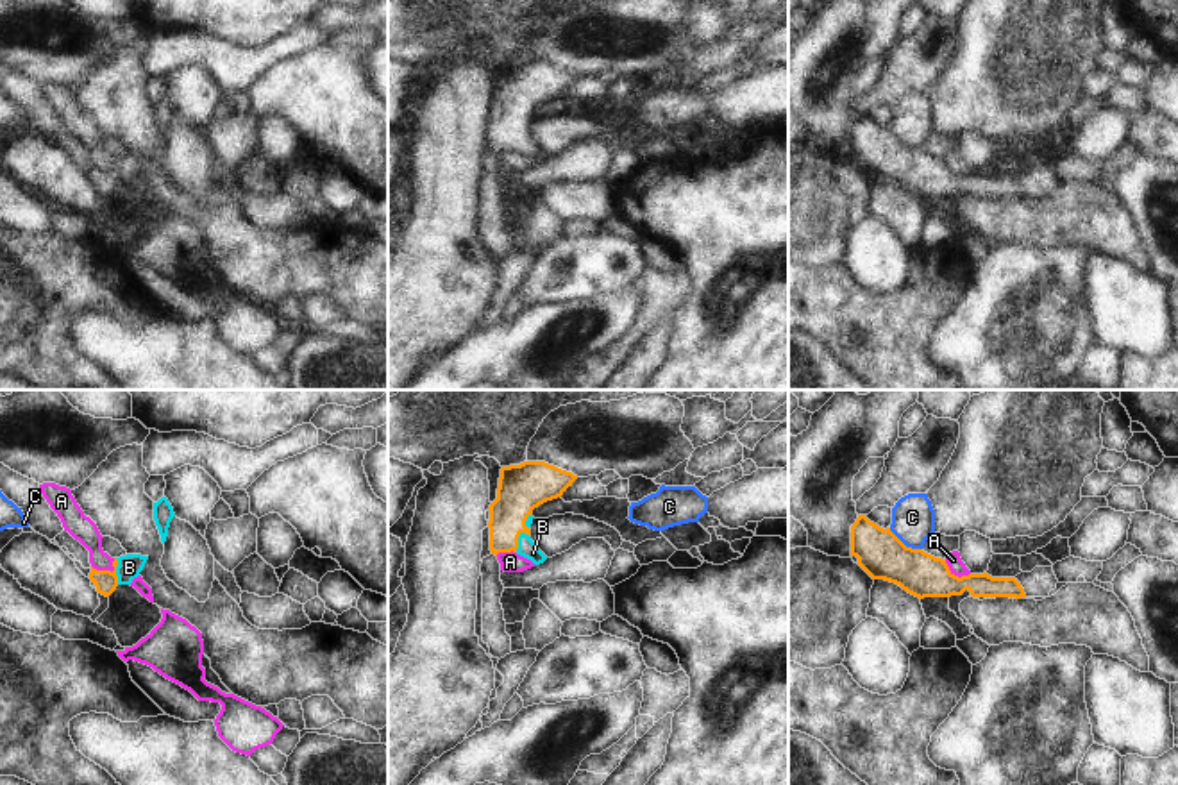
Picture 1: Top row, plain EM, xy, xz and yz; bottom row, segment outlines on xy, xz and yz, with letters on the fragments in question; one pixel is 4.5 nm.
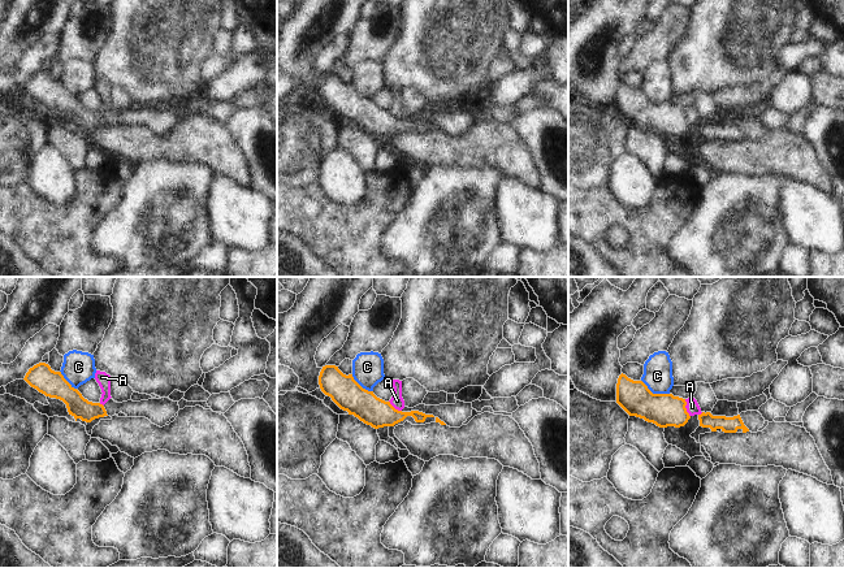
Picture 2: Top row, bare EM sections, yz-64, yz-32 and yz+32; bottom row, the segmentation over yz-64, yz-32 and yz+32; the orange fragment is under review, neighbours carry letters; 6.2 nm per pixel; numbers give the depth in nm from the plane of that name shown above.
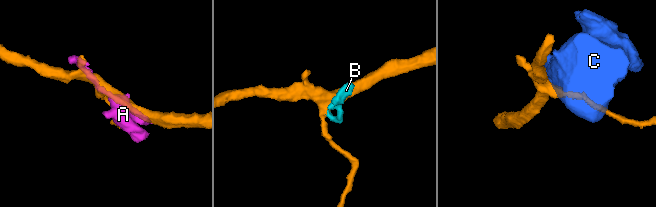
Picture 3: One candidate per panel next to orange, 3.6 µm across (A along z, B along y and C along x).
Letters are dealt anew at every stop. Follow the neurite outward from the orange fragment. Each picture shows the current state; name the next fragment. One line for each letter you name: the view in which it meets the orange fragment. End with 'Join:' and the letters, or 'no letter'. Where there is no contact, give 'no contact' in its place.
B: contact in xz
Join: B

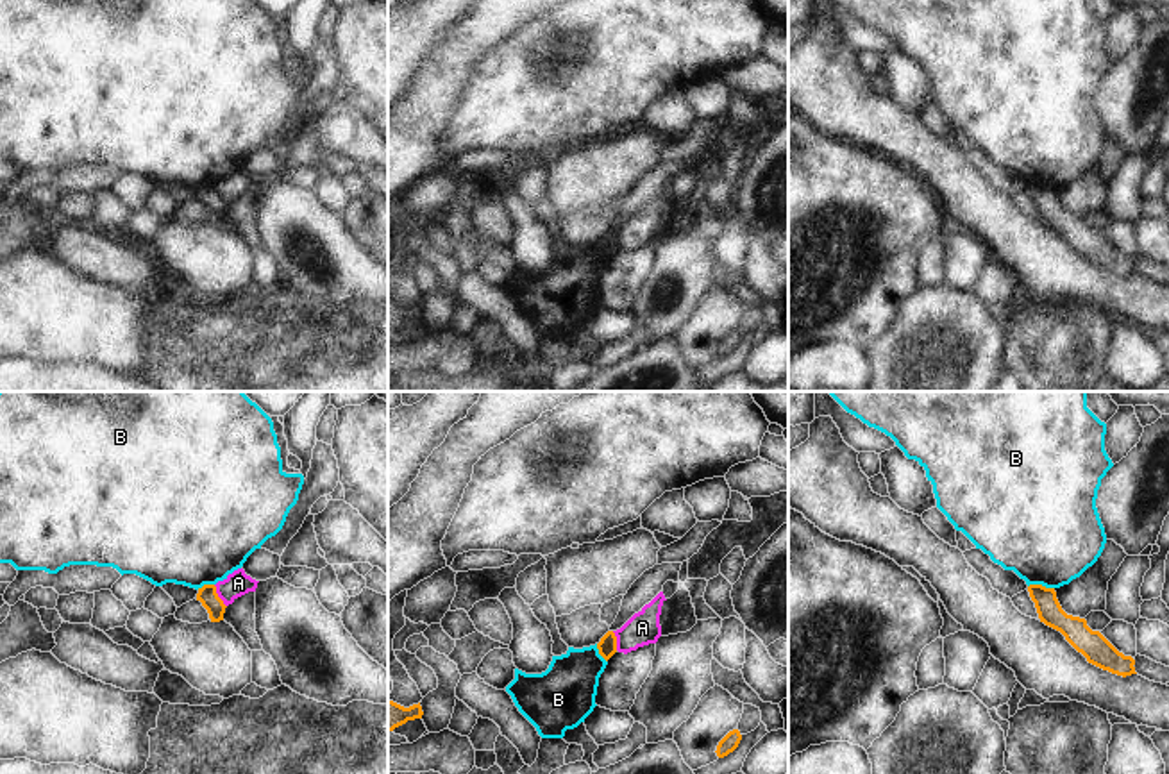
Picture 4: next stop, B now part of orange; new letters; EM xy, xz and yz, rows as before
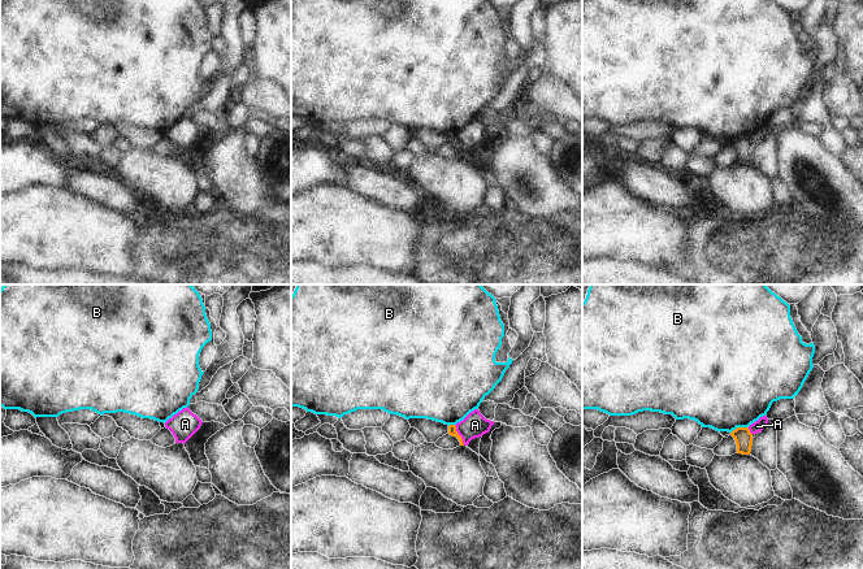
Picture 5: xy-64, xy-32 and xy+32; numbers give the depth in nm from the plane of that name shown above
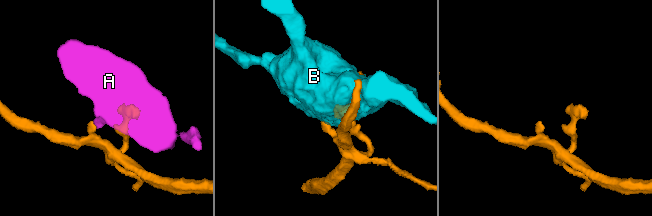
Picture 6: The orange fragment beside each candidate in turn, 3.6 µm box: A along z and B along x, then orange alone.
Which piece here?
Join: no letter

